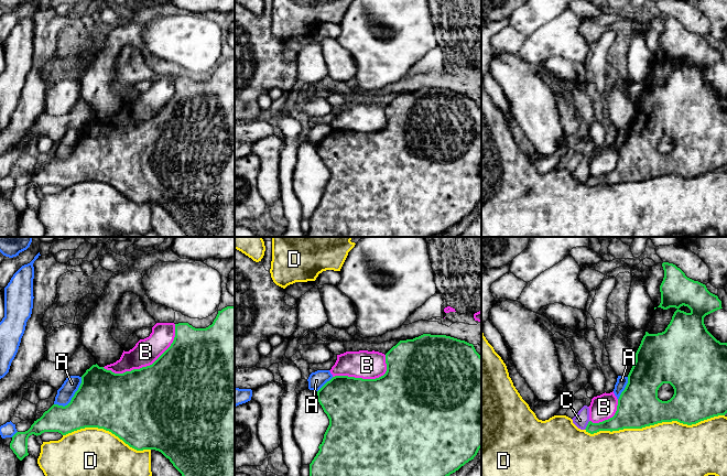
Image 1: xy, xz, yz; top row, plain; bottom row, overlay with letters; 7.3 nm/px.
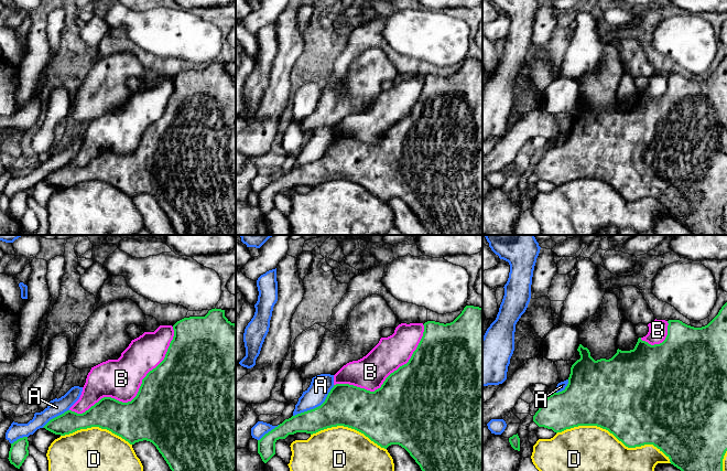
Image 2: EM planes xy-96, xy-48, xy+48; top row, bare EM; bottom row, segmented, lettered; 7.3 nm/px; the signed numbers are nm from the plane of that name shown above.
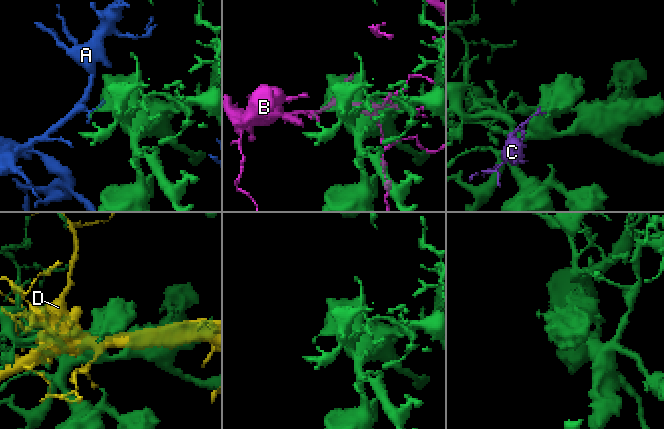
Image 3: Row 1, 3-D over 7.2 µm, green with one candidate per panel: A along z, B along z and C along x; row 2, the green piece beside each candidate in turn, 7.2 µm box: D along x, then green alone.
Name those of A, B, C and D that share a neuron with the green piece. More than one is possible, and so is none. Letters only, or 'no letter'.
no letter

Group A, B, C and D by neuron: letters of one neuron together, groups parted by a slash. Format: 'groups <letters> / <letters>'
groups A / B / C / D

